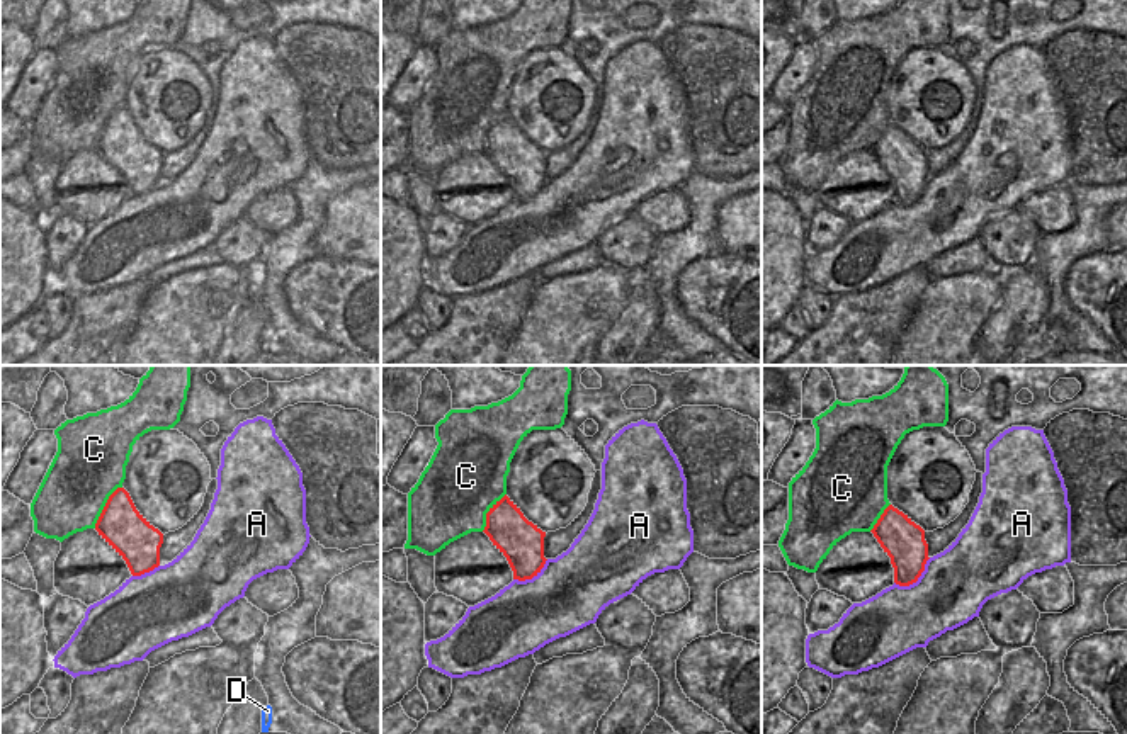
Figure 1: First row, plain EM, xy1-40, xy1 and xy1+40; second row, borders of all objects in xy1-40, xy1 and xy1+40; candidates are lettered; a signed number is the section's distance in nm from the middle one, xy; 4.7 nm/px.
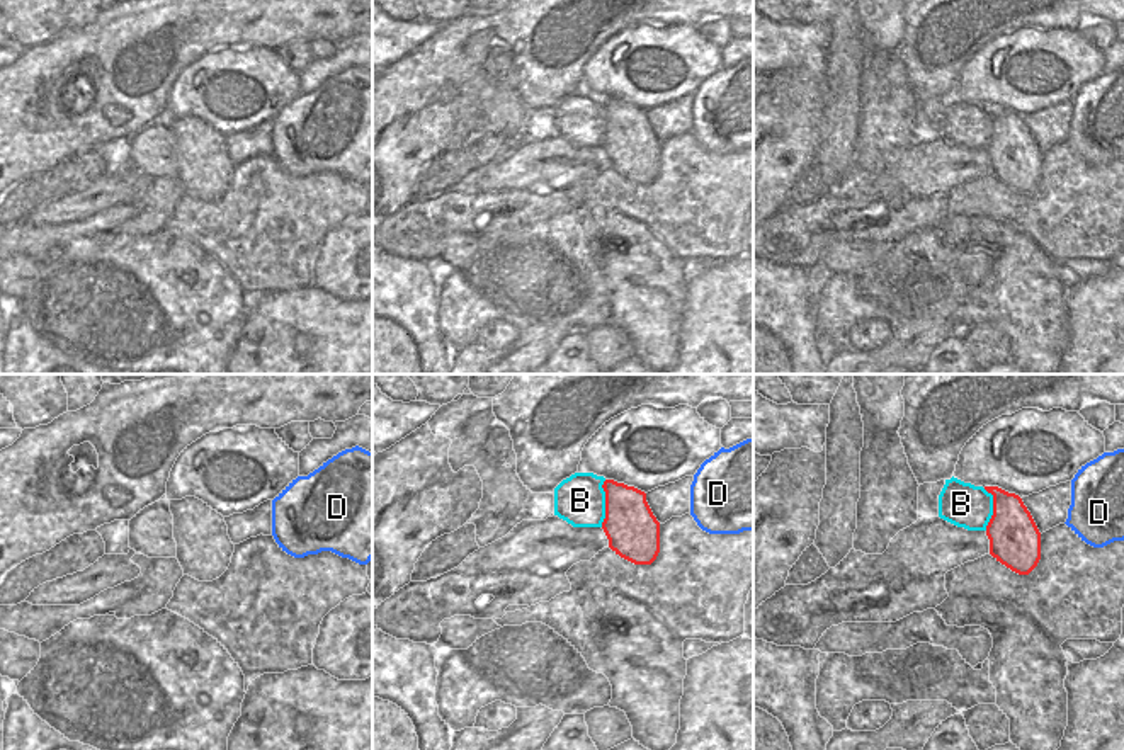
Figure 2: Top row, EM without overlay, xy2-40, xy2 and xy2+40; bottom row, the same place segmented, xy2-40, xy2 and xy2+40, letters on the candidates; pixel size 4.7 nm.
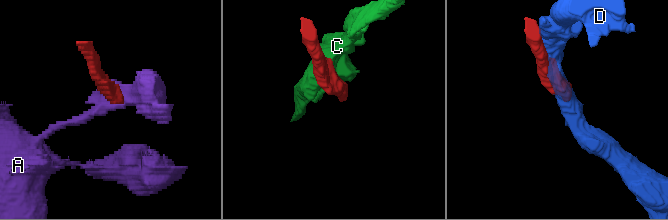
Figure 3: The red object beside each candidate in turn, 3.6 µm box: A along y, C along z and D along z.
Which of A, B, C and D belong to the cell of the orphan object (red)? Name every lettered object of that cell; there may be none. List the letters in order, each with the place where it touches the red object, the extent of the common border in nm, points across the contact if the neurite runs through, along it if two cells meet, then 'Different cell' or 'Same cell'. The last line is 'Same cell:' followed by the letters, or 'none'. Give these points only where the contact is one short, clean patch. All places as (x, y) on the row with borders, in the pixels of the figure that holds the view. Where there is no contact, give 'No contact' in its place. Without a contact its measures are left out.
A: Touches red at xy1+40 (917, 580). Shared border 220 nm. Boundary: xy1+40 (930, 558), (915, 581), (908, 585), (894, 583). Different cell
B: Touches red at xy2 (606, 504). Shared border 220 nm. Boundary: xy2 (606, 480), (602, 485), (604, 521), (601, 526). Different cell
C: Touches red at xy1-40 (104, 507). Shared border 240 nm. Different cell
D: No contact. Different cell
Same cell: none

